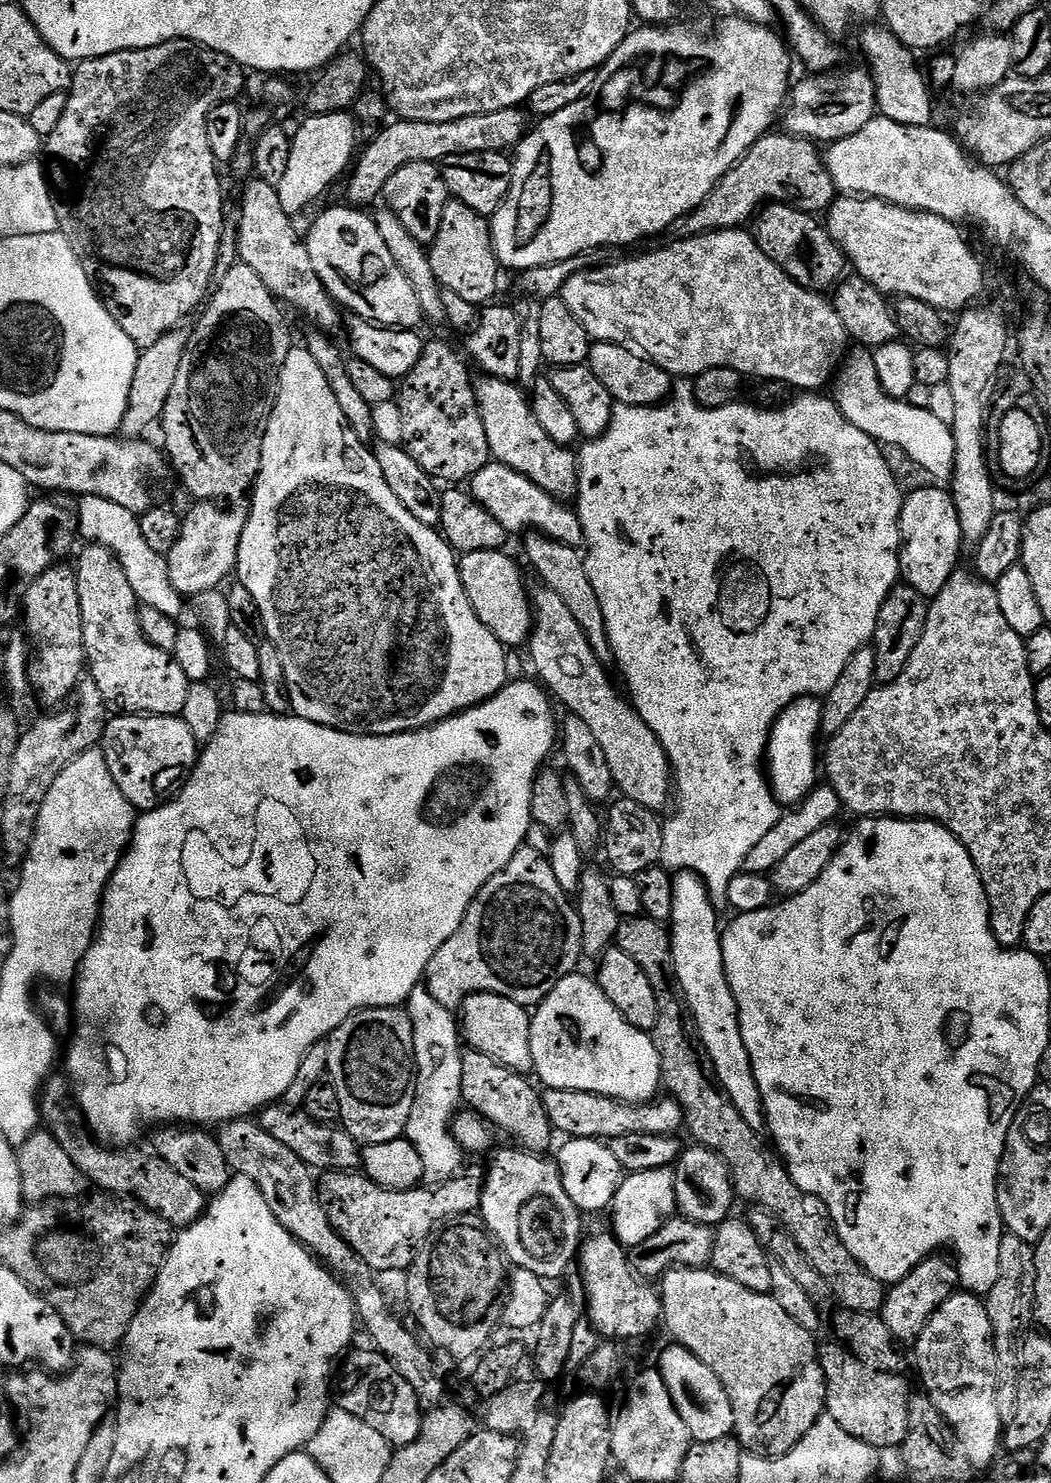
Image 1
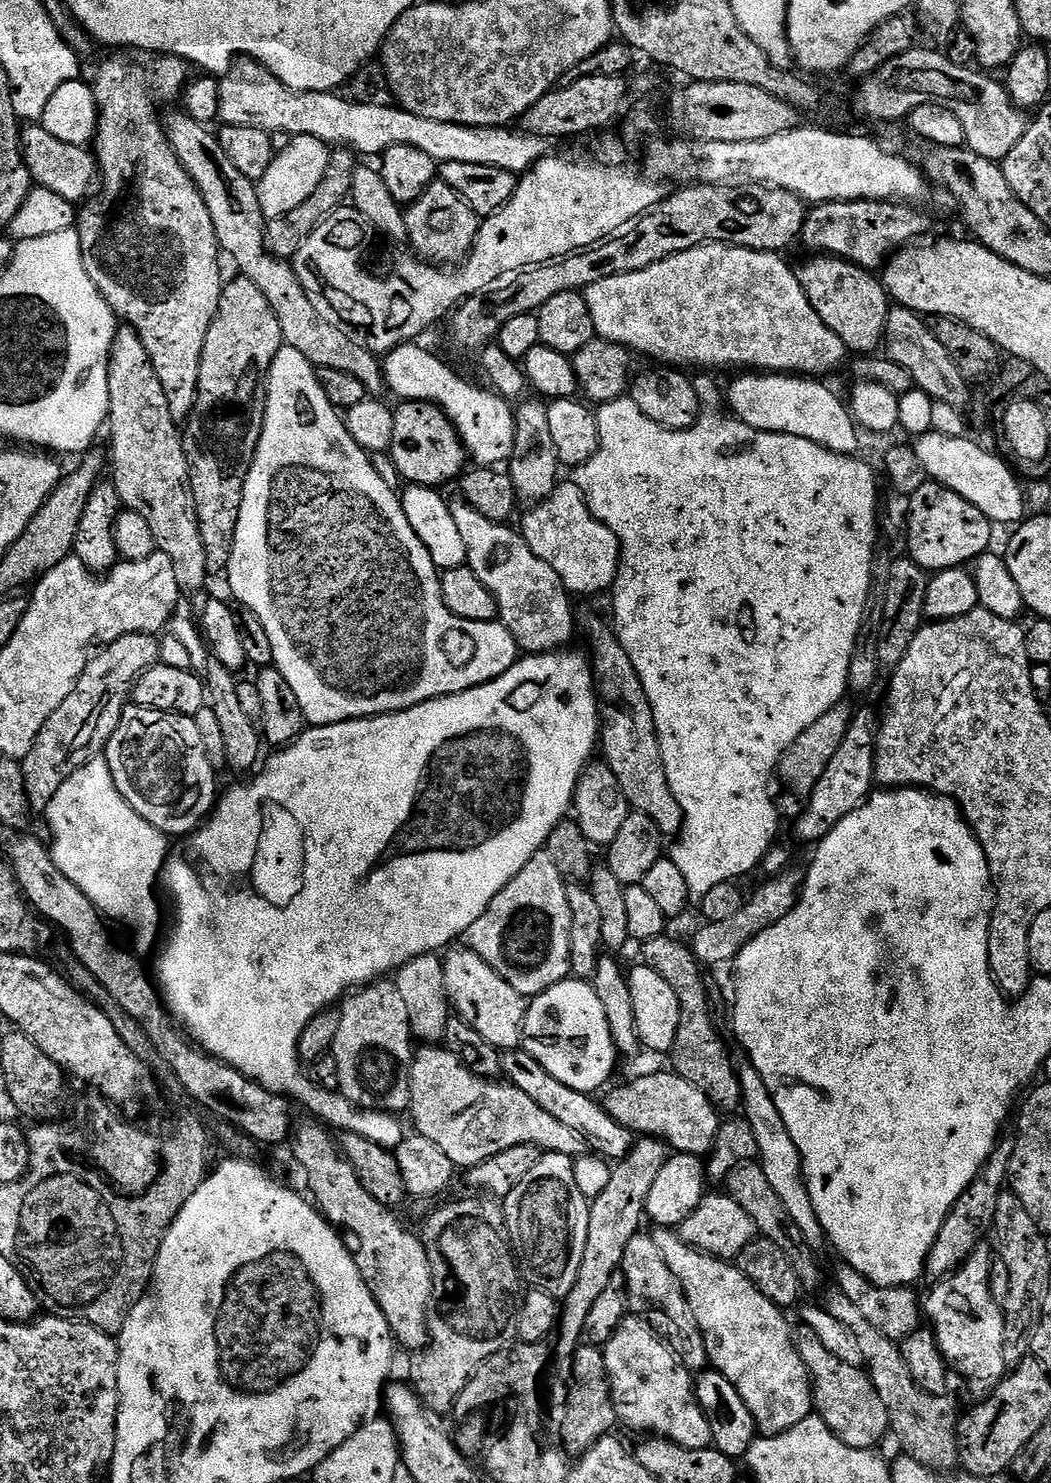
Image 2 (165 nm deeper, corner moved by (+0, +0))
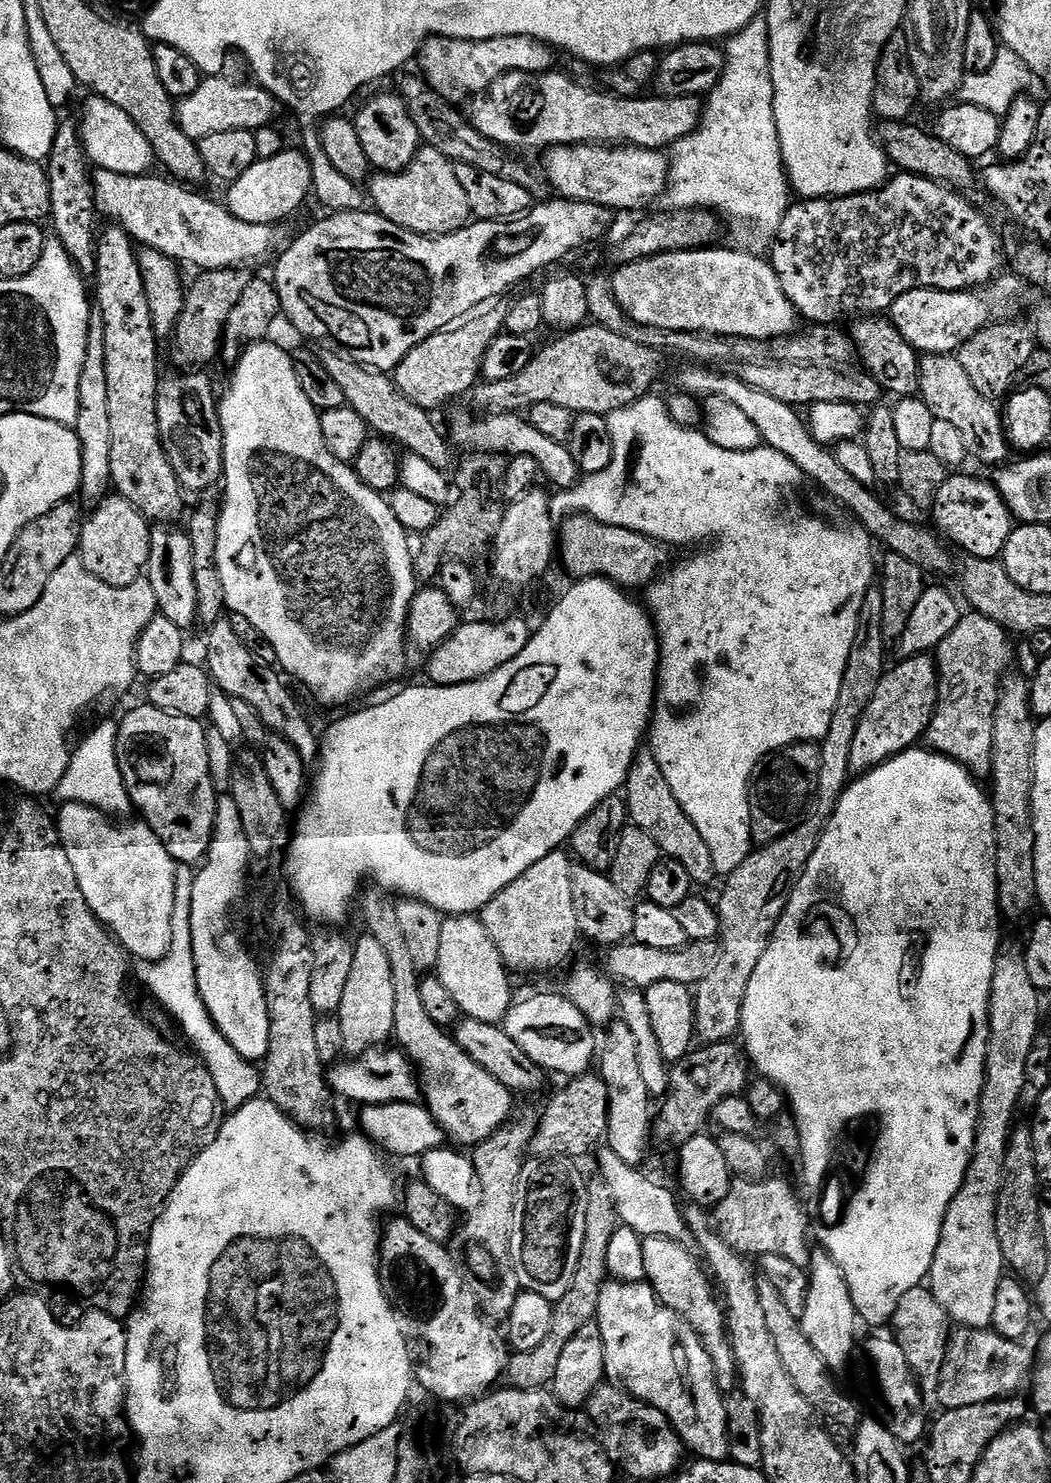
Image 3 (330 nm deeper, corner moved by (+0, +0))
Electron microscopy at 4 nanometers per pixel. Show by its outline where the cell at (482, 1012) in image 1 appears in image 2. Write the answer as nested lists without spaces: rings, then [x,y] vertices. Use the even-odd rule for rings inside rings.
[[[467,946],[455,948],[453,947],[447,953],[449,956],[445,955],[443,957],[446,990],[455,1015],[459,1019],[465,1020],[474,1030],[478,1030],[478,1034],[482,1034],[482,1038],[486,1038],[486,1042],[490,1042],[496,1048],[501,1050],[519,1049],[524,1034],[524,1015],[528,1012],[525,997],[520,996],[518,990],[514,990],[514,986],[510,986],[510,982],[506,982],[506,978],[499,976],[473,948]]]

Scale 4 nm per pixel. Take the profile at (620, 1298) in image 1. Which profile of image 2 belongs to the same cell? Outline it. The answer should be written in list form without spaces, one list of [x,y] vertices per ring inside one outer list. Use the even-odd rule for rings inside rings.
[[[644,1230],[634,1234],[630,1238],[630,1246],[624,1255],[622,1271],[627,1280],[628,1299],[633,1305],[649,1304],[652,1308],[657,1308],[660,1312],[665,1312],[672,1319],[672,1324],[688,1339],[688,1344],[694,1351],[703,1353],[704,1335],[694,1318],[694,1310],[690,1310],[690,1302],[678,1282],[674,1278],[674,1270],[666,1266],[666,1258],[662,1258],[662,1250],[654,1246],[654,1238]]]

